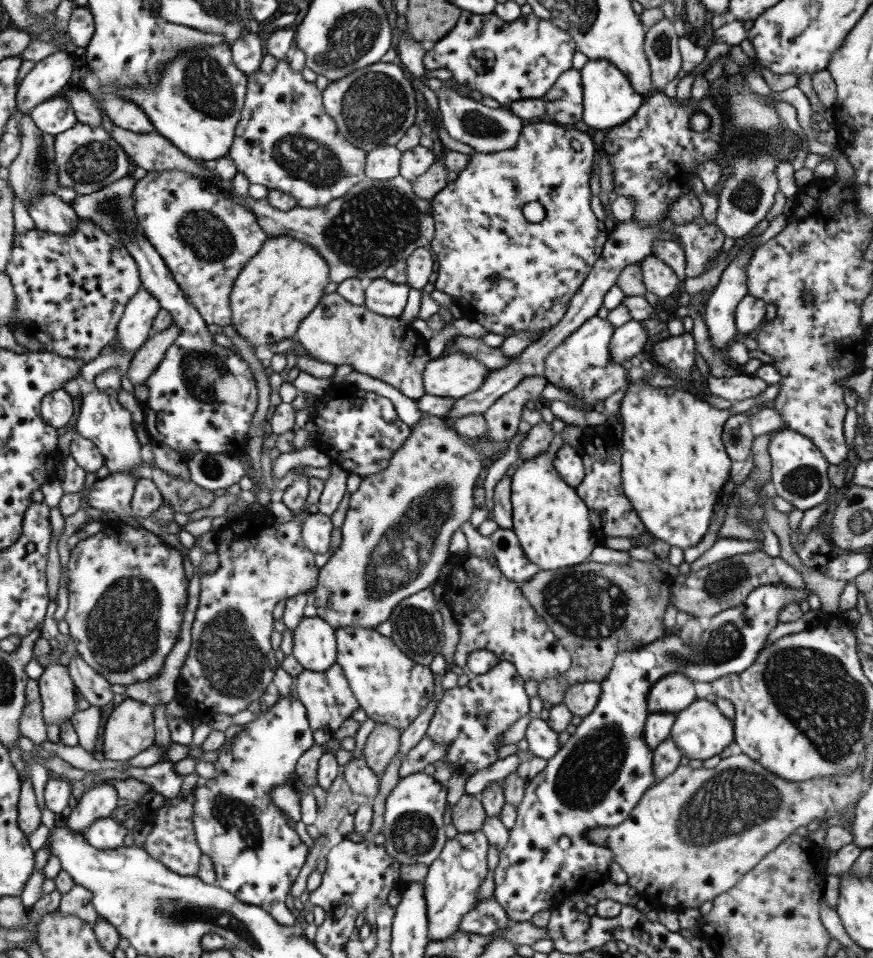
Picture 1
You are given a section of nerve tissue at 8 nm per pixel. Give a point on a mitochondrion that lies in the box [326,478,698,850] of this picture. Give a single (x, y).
(400, 558)

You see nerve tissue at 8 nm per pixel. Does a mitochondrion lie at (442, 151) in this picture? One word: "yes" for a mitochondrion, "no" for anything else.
no

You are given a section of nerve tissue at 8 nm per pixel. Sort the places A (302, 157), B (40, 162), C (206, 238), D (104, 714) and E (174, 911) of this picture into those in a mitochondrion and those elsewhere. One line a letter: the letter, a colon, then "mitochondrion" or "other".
A: mitochondrion
B: mitochondrion
C: mitochondrion
D: other
E: mitochondrion

